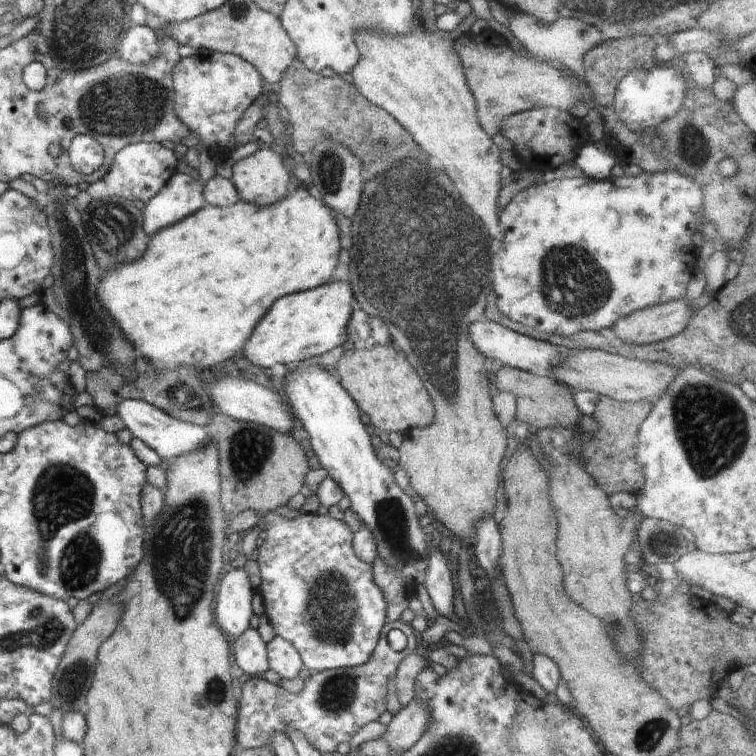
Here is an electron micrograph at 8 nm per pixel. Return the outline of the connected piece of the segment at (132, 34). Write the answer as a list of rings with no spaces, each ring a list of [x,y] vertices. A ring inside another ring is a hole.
[[[132,24],[120,42],[120,58],[132,64],[148,64],[158,58],[160,46],[155,31],[144,25]]]

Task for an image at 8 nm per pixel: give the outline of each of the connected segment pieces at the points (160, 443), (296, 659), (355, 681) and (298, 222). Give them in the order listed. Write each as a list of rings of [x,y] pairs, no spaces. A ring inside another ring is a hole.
[[[124,399],[118,402],[116,406],[116,415],[124,422],[125,428],[132,432],[133,438],[140,438],[144,444],[147,444],[152,450],[155,450],[159,456],[178,456],[178,454],[188,454],[190,450],[198,448],[200,444],[208,442],[208,430],[202,426],[192,426],[186,422],[180,422],[172,418],[169,414],[164,414],[158,407],[140,399]]]
[[[275,636],[266,643],[266,648],[270,670],[274,670],[281,679],[292,680],[298,677],[303,662],[298,650],[288,640]]]
[[[401,618],[397,621],[388,621],[383,627],[380,633],[375,649],[372,651],[372,656],[366,660],[364,664],[360,666],[354,666],[345,669],[332,669],[327,671],[315,671],[304,680],[304,688],[300,694],[292,694],[286,692],[281,685],[273,684],[261,676],[258,677],[245,677],[242,685],[242,695],[238,699],[238,716],[236,721],[236,738],[237,748],[254,750],[254,748],[268,748],[272,751],[270,746],[270,738],[274,732],[283,732],[286,730],[286,726],[294,726],[304,738],[308,741],[310,746],[313,746],[318,752],[323,755],[328,752],[336,752],[336,747],[340,742],[349,742],[359,728],[362,728],[364,724],[379,720],[378,717],[385,710],[387,710],[387,698],[388,695],[388,682],[390,682],[390,676],[394,676],[397,673],[397,668],[400,662],[410,656],[412,651],[419,650],[424,647],[418,634],[411,627],[409,623],[404,622]],[[392,628],[398,628],[402,630],[407,638],[407,646],[402,651],[395,651],[388,644],[388,632]]]
[[[304,185],[291,188],[291,193],[284,200],[280,200],[272,206],[260,206],[260,208],[245,200],[238,200],[232,206],[227,207],[212,206],[205,202],[198,212],[194,212],[194,214],[162,228],[160,232],[152,234],[149,242],[152,244],[152,248],[146,252],[144,258],[140,258],[138,262],[132,262],[132,264],[120,264],[118,268],[114,266],[114,268],[104,271],[102,278],[100,278],[100,284],[96,288],[96,296],[98,296],[98,300],[106,312],[112,316],[112,320],[116,322],[116,326],[120,328],[124,338],[130,340],[136,356],[148,358],[150,362],[156,362],[158,366],[166,366],[170,370],[180,368],[180,366],[191,366],[208,374],[209,368],[214,369],[220,362],[230,360],[241,354],[254,327],[278,298],[326,284],[330,280],[336,265],[339,264],[338,252],[341,249],[339,228],[336,220],[334,220],[334,211],[326,204],[322,204],[318,198],[314,198],[308,189]]]

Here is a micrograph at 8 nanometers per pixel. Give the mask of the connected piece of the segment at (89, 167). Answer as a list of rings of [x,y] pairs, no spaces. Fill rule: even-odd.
[[[90,135],[74,136],[68,153],[72,168],[83,175],[97,171],[103,163],[103,146]]]

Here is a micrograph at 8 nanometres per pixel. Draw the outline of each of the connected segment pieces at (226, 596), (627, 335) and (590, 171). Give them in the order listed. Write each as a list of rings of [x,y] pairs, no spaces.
[[[244,567],[232,568],[220,578],[214,620],[230,639],[238,638],[249,627],[254,595],[249,574]]]
[[[686,297],[649,306],[620,318],[610,330],[616,338],[630,344],[652,344],[678,336],[692,317]]]
[[[587,143],[579,150],[575,163],[588,178],[606,180],[611,178],[610,171],[616,164],[623,165],[622,161],[609,152],[602,152],[595,143]]]

